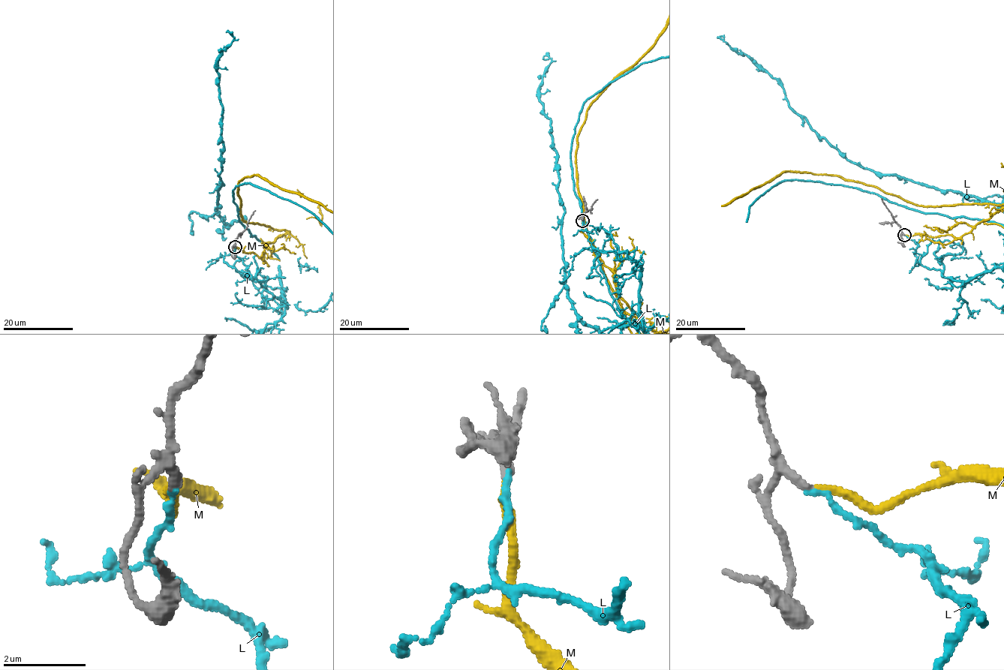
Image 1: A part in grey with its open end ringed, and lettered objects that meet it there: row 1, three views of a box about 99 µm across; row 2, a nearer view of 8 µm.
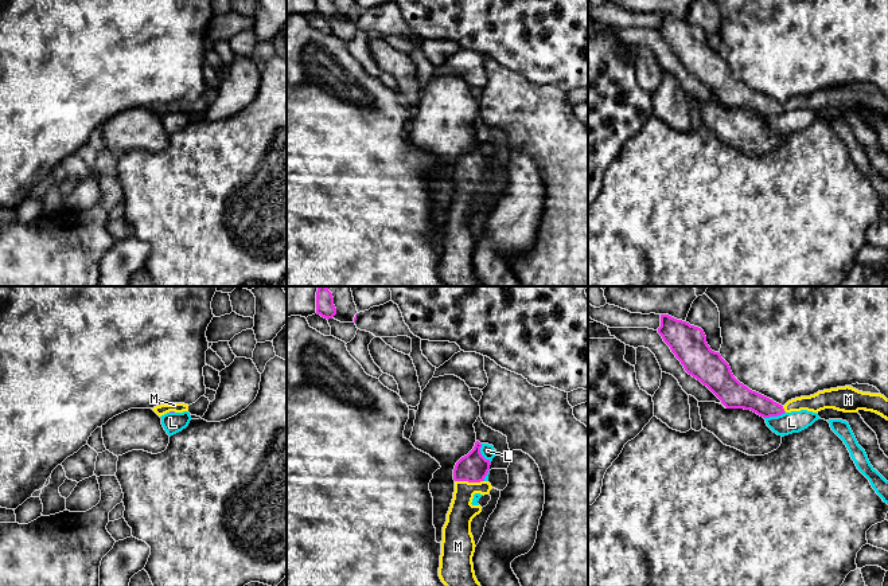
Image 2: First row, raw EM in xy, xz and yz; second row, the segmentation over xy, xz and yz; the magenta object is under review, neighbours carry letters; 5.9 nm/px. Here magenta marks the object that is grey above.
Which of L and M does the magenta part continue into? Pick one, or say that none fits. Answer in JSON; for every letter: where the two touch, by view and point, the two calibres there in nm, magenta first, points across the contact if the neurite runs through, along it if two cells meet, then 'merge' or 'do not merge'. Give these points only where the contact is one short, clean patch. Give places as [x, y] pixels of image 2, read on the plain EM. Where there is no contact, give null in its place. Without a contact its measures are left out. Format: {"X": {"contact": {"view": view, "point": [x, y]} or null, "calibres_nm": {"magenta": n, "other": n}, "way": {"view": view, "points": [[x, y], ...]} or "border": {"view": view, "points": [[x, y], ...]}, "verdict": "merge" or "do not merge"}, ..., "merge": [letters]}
{"L": {"contact": {"view": "xz", "point": [480, 152]}, "calibres_nm": {"magenta": 170, "other": 80}, "border": {"view": "xz", "points": [[480, 143], [480, 152], [490, 161]]}, "verdict": "do not merge"}, "M": {"contact": {"view": "xz", "point": [470, 180]}, "calibres_nm": {"magenta": 170, "other": 150}, "way": {"view": "xz", "points": [[472, 167], [470, 170], [470, 180], [464, 187], [460, 213]]}, "verdict": "merge"}, "merge": ["M"]}

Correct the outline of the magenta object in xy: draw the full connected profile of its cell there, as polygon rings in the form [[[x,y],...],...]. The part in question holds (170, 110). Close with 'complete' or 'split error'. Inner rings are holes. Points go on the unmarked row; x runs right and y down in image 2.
[[[172,102],[172,103],[160,103],[152,108],[159,116],[167,112],[183,112],[188,110],[188,103],[184,102]]] | split error

